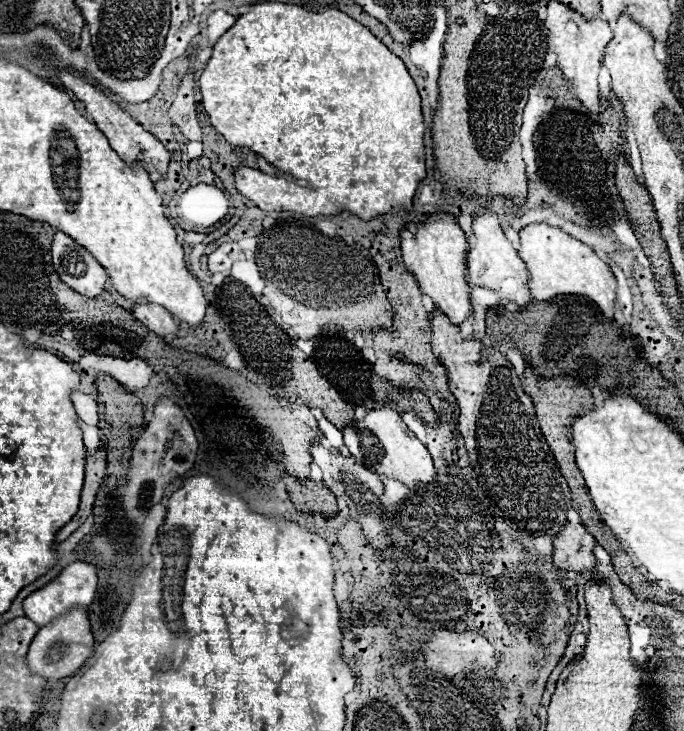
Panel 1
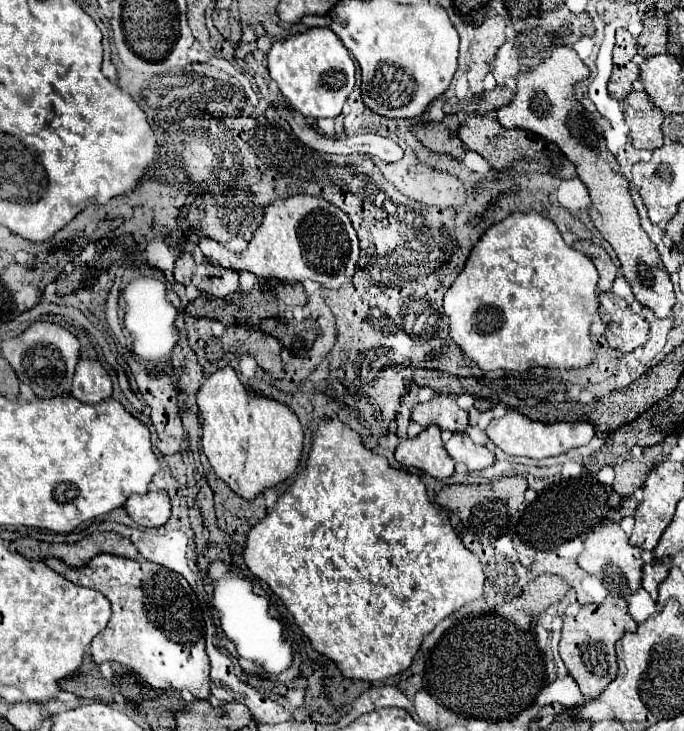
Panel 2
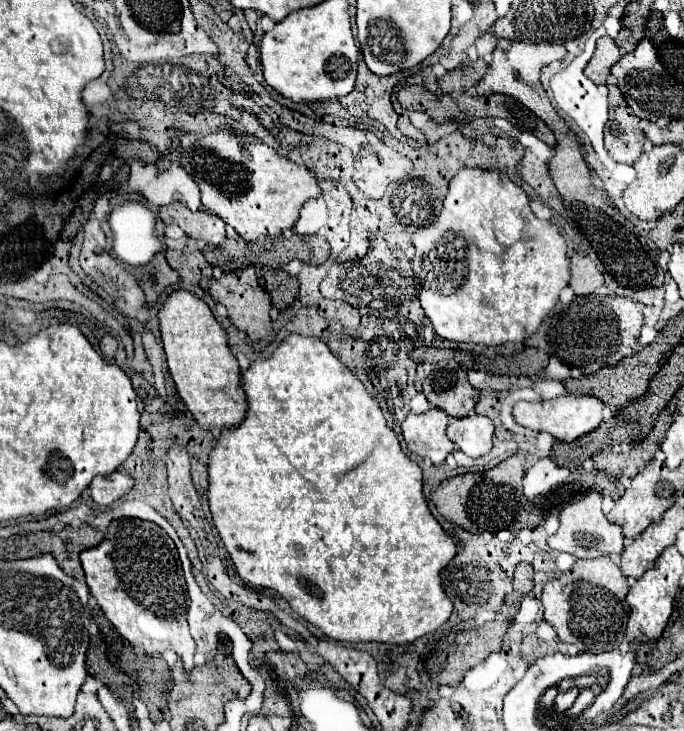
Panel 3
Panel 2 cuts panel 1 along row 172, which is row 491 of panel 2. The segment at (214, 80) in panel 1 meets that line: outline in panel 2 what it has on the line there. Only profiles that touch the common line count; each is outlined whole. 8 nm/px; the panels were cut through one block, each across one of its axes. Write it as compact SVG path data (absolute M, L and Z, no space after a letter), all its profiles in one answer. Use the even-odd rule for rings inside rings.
M226 366L204 380L198 392L198 406L204 418L204 454L216 474L238 496L254 500L264 490L296 474L304 448L304 430L298 424L298 416L286 404L256 396L238 380L236 372ZM328 418L314 432L306 470L280 494L274 512L250 528L244 562L294 614L312 648L332 660L348 680L374 682L404 672L424 636L446 616L478 600L484 588L478 556L456 536L448 512L432 506L422 480L390 468L386 458L362 446L354 430Z

